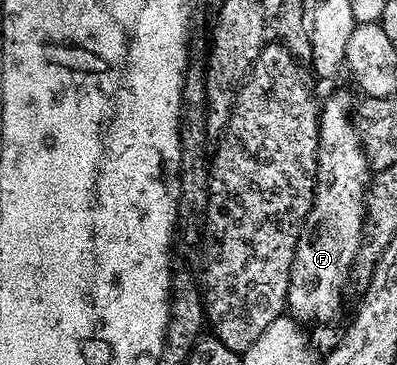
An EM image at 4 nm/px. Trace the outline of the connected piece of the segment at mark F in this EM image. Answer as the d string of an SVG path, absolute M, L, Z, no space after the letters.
M340 89L334 92L328 99L325 98L318 119L317 147L319 149L319 171L318 177L316 178L315 205L312 208L310 217L307 219L303 233L300 234L299 237L298 249L295 251L294 265L291 269L291 285L288 290L287 310L289 311L291 318L302 325L307 325L307 323L328 323L335 319L342 305L344 289L346 285L349 286L351 280L351 271L353 263L357 259L358 249L361 248L361 237L364 235L364 219L367 211L368 188L371 186L371 179L374 173L371 169L368 155L365 153L364 146L361 144L361 135L357 131L354 120L355 107L356 100L354 101L351 93L344 89Z

